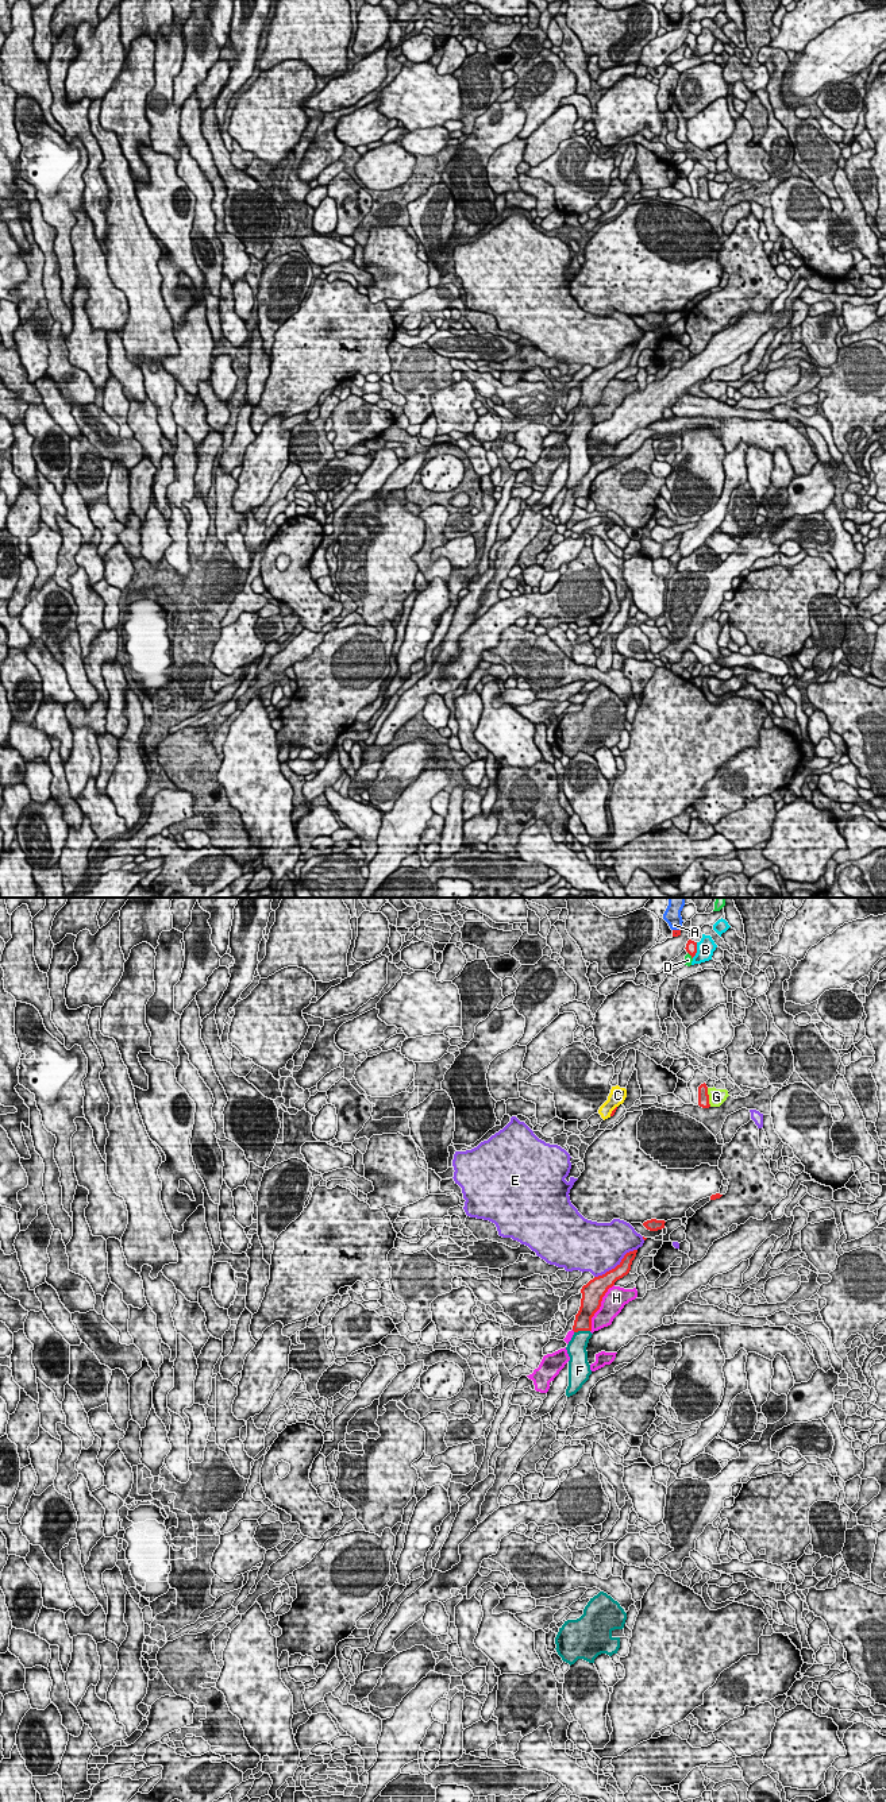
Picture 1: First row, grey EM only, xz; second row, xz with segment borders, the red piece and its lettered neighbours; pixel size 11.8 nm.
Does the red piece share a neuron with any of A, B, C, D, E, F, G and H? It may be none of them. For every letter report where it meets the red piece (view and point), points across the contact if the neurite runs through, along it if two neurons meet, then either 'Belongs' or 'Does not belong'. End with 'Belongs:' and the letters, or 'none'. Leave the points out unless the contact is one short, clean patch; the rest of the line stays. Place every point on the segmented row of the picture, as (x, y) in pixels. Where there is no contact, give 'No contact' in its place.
A: Touches red at xz (675, 930). Does not belong
B: Touches red at xz (696, 950). Does not belong
C: Touches red at xz (612, 1111). Does not belong
D: Touches red at xz (690, 954). Does not belong
E: Touches red at xz (617, 1265). Does not belong
F: Touches red at xz (581, 1330). Path across: xz (582, 1322), (581, 1330), (577, 1346). Belongs
G: Touches red at xz (708, 1098). Does not belong
H: Touches red at xz (598, 1308). Does not belong
Belongs: F

